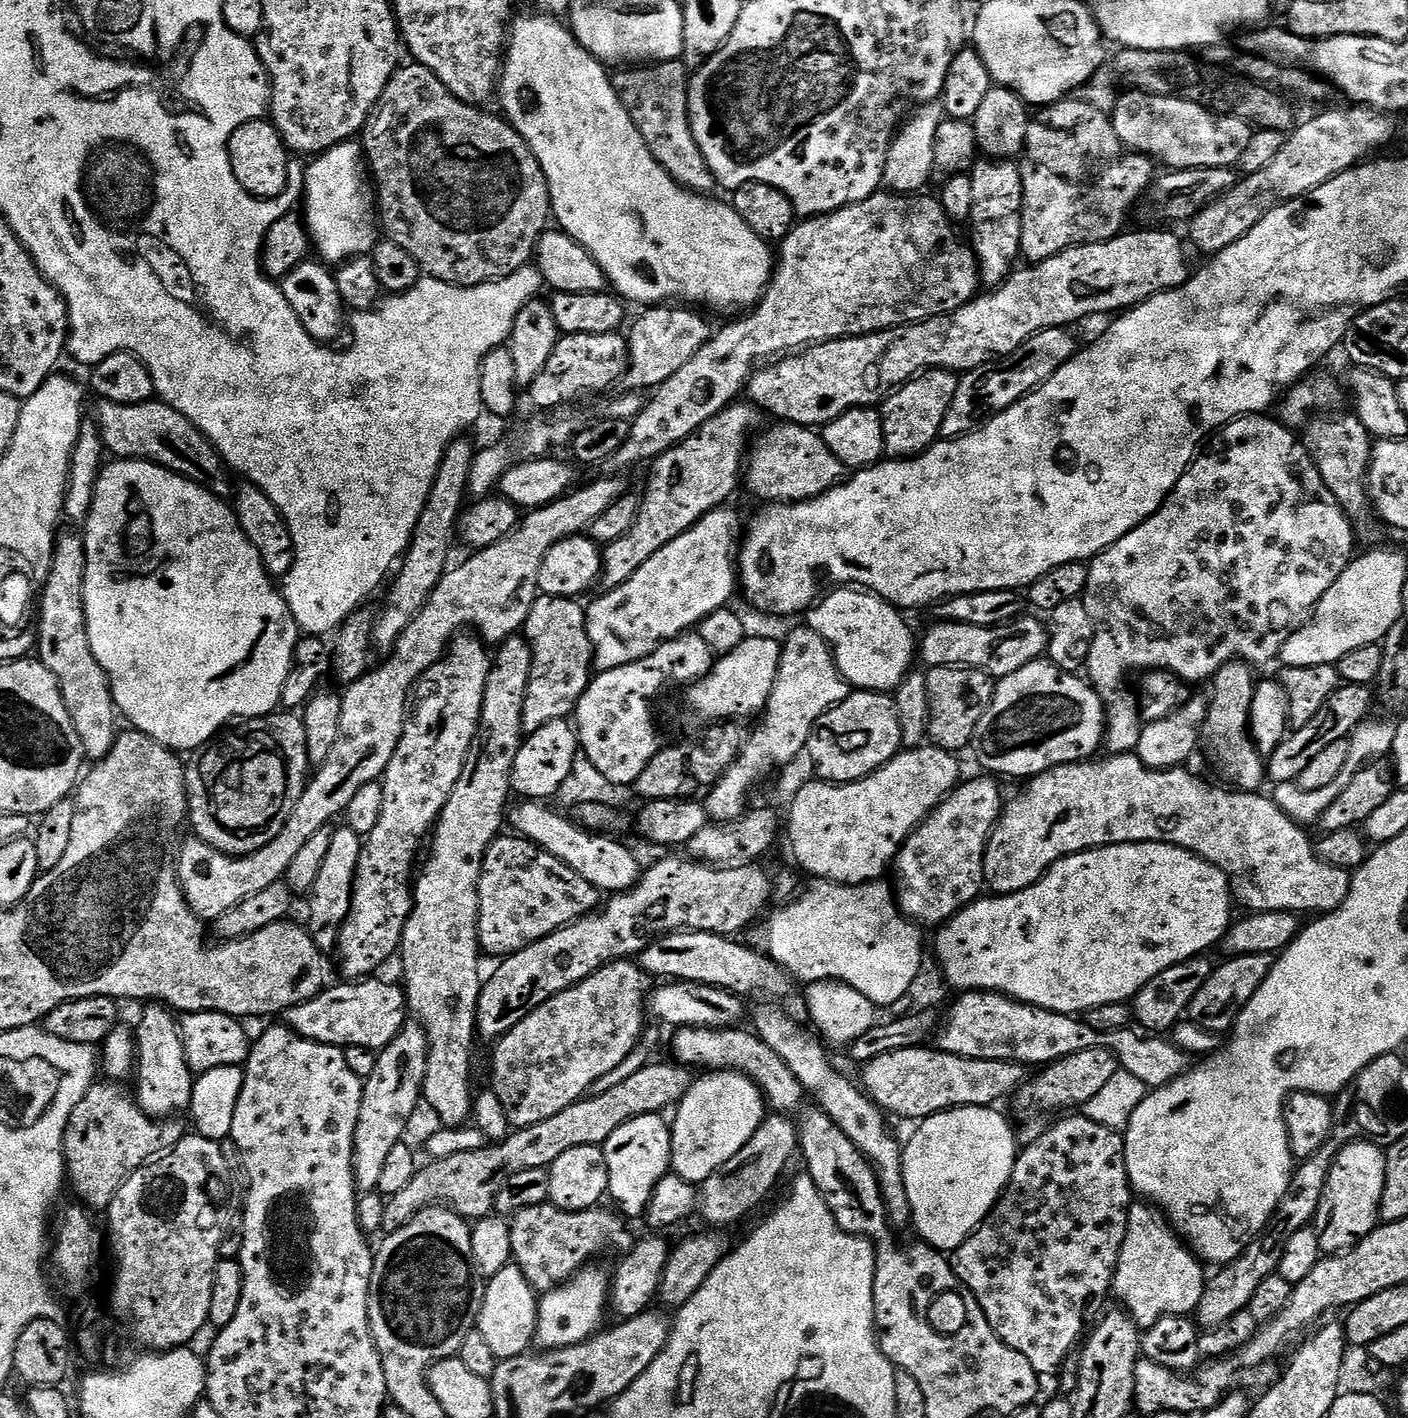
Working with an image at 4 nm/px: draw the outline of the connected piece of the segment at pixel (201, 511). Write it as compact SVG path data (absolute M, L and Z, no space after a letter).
M116 458L105 463L100 469L100 477L96 480L94 490L94 502L83 525L82 535L86 546L84 609L90 650L94 650L94 658L98 658L102 670L106 670L119 715L123 719L125 716L135 731L145 732L147 736L177 754L192 754L203 748L213 736L237 718L255 718L277 711L282 686L292 669L294 650L296 643L302 638L302 633L296 625L294 614L290 614L290 606L284 601L281 589L272 585L275 584L273 577L268 575L263 558L258 554L258 550L254 550L250 538L238 522L233 505L227 499L214 495L201 484L195 484L194 481L187 480L160 464L154 464L151 460Z

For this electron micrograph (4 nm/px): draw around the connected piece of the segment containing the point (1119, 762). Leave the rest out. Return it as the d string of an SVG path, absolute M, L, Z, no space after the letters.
M1108 754L1105 757L1105 760L1092 758L1087 762L1063 764L1041 776L1031 777L1025 783L1028 785L1005 803L984 851L984 882L993 893L1009 896L1018 890L1026 890L1041 880L1050 866L1076 852L1085 852L1087 848L1158 842L1197 852L1206 862L1218 866L1218 870L1228 875L1228 887L1232 889L1235 903L1239 907L1241 904L1249 913L1327 914L1346 902L1352 872L1321 860L1314 840L1278 807L1271 795L1215 788L1212 784L1203 784L1184 766L1147 768L1135 754Z

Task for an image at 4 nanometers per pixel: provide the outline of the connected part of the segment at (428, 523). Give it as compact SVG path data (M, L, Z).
M458 438L444 451L436 481L418 518L416 529L412 531L412 542L395 573L396 581L395 576L391 581L393 584L388 592L388 605L381 610L380 616L378 612L372 626L372 642L379 651L381 648L381 653L391 652L402 630L406 630L406 626L410 626L412 619L420 613L434 586L438 586L438 582L450 567L448 555L452 552L452 543L457 543L458 540L460 514L466 504L464 496L468 492L468 479L477 451L477 445L472 445L468 438Z

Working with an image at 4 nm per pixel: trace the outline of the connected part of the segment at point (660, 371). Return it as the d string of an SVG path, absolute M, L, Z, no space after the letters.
M648 306L641 312L644 313L637 318L630 335L630 363L622 377L622 384L628 390L655 390L662 382L666 382L666 378L670 378L670 374L678 374L678 370L682 370L682 366L686 366L686 362L690 362L690 358L702 350L704 343L712 337L714 328L708 325L706 317L696 313L699 311L688 306Z

